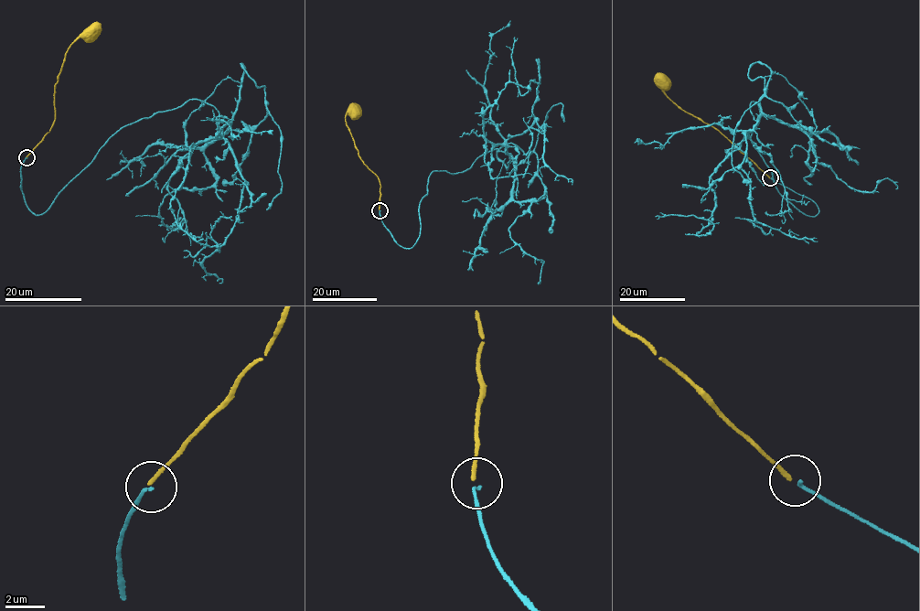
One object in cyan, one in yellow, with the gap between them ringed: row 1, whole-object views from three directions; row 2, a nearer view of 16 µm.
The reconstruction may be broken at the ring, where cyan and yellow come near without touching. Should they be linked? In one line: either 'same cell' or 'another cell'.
same cell

